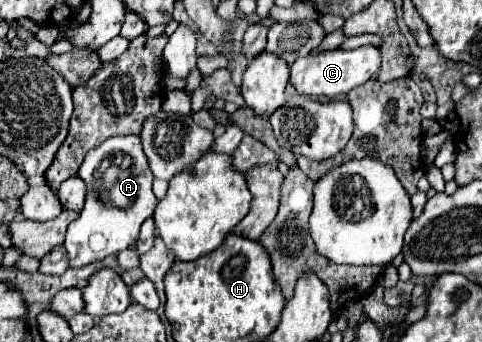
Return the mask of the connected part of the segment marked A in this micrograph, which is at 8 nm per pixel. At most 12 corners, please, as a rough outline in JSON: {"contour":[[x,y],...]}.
{"contour":[[136,135],[88,151],[70,267],[134,245],[158,203]]}

